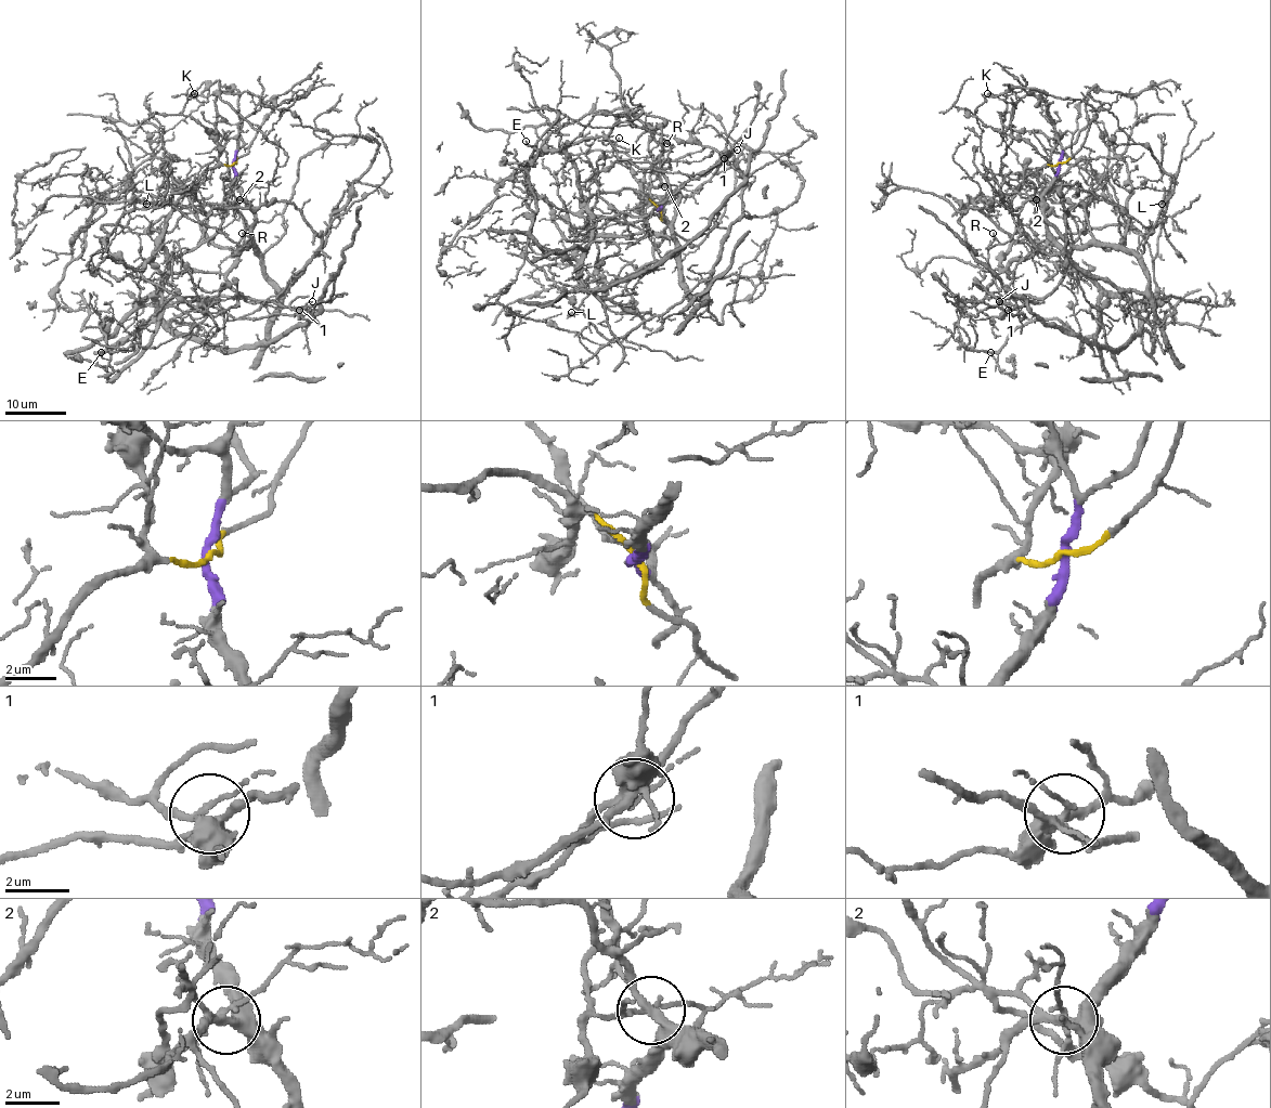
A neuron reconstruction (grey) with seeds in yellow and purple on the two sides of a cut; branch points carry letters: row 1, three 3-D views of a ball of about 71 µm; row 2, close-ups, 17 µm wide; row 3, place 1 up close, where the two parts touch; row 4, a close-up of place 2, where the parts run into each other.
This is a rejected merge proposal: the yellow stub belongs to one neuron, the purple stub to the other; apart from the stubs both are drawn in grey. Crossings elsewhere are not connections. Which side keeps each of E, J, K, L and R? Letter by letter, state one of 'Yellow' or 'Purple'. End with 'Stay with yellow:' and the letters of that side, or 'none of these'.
E: Yellow
J: Purple
K: Purple
L: Purple
R: Purple
Stay with yellow: E

